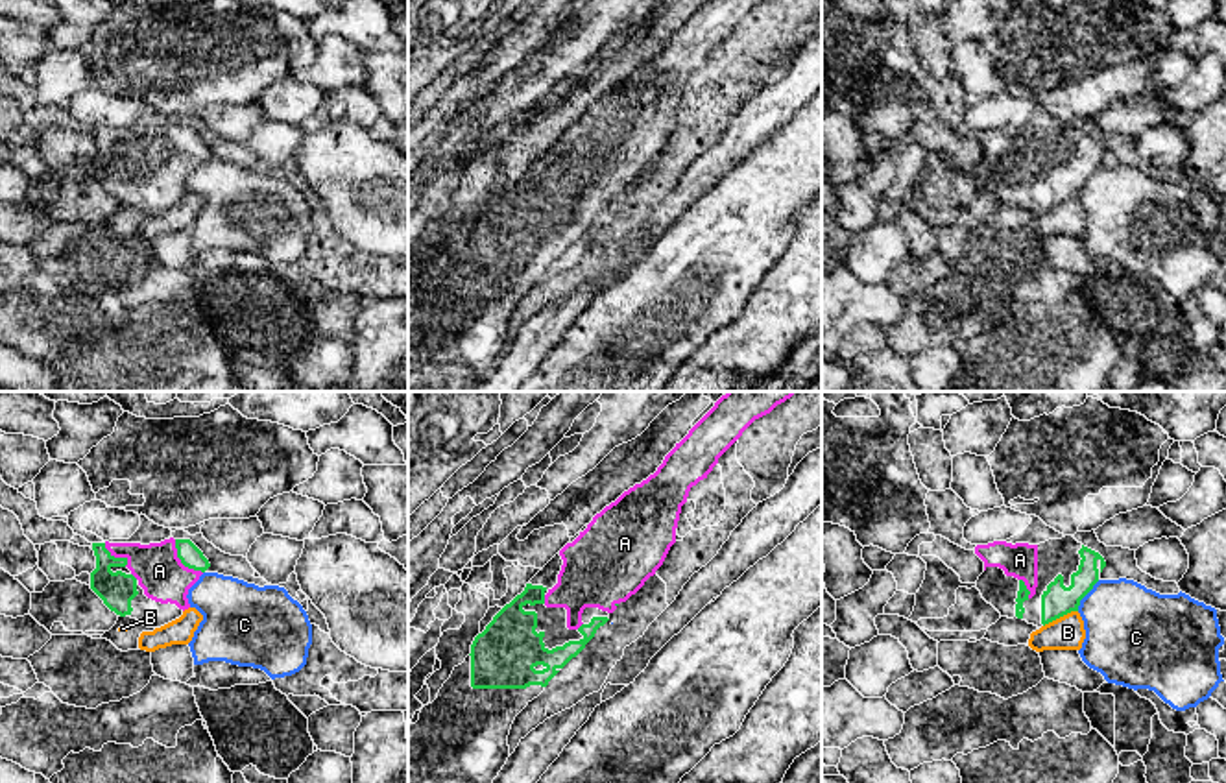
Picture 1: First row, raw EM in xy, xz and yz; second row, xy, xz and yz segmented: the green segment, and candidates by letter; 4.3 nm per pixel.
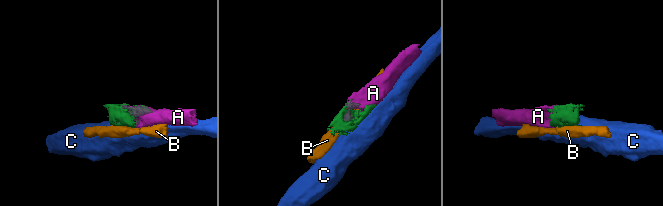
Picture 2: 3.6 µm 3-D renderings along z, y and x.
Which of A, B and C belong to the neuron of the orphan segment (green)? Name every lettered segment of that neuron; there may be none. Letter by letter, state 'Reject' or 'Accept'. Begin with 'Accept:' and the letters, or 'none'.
Accept: A
A: Accept
B: Reject
C: Reject

